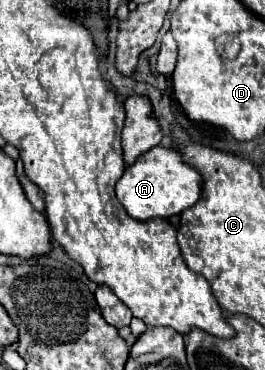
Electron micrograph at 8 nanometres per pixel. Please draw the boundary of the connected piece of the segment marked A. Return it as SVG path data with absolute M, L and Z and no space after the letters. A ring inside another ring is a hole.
M156 145L140 155L134 165L126 167L124 175L116 183L118 201L124 205L130 217L140 221L180 215L200 199L200 191L200 175L188 167L174 149L164 145Z

